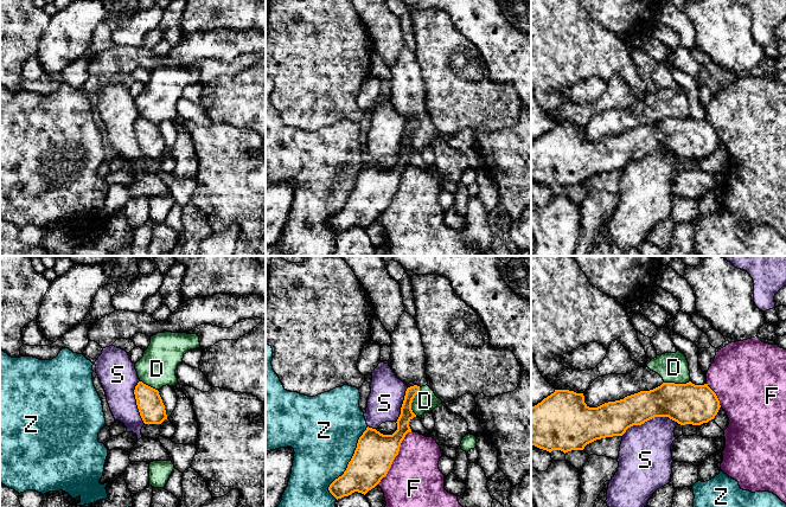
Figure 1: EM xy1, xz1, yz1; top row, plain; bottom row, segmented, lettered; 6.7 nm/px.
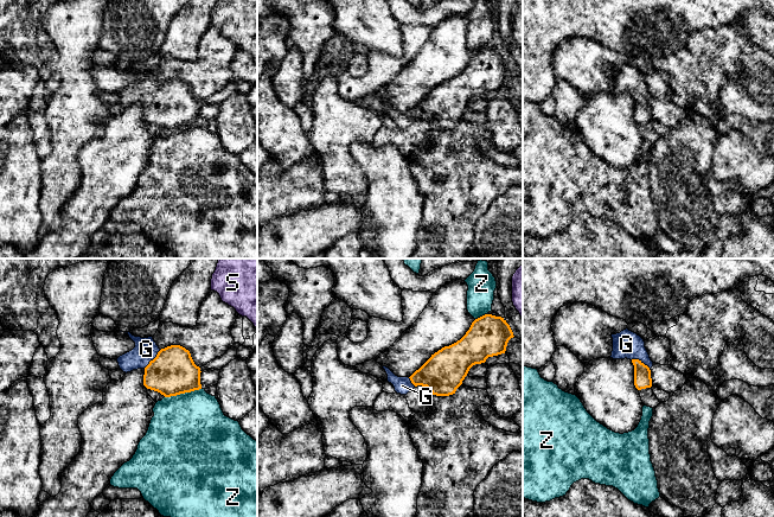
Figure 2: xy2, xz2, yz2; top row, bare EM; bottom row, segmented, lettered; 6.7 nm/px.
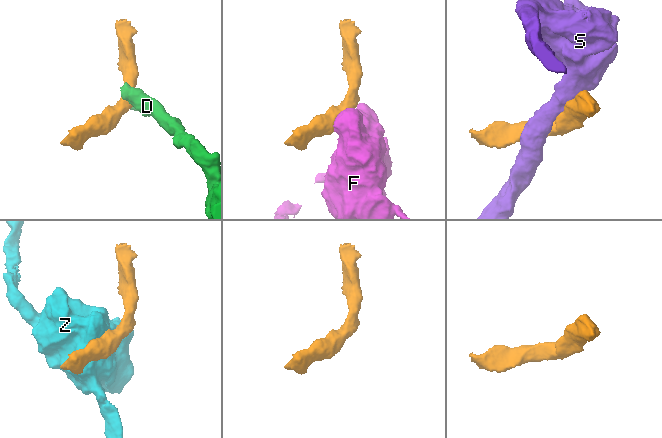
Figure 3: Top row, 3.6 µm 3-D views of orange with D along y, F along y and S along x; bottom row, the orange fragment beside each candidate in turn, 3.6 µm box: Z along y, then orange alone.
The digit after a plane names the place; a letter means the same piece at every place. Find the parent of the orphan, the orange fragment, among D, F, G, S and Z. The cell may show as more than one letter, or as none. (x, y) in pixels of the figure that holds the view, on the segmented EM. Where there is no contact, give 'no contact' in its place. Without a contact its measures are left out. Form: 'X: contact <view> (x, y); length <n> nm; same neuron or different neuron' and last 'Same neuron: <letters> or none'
D: contact xz1 (411, 402); length 190 nm; different neuron
F: contact xz1 (396, 455); length 420 nm; different neuron
G: contact xy2 (153, 359); length 170 nm; same neuron
S: contact yz1 (650, 418); length 400 nm; different neuron
Z: contact xz1 (349, 463); length 550 nm; different neuron
Same neuron: G

